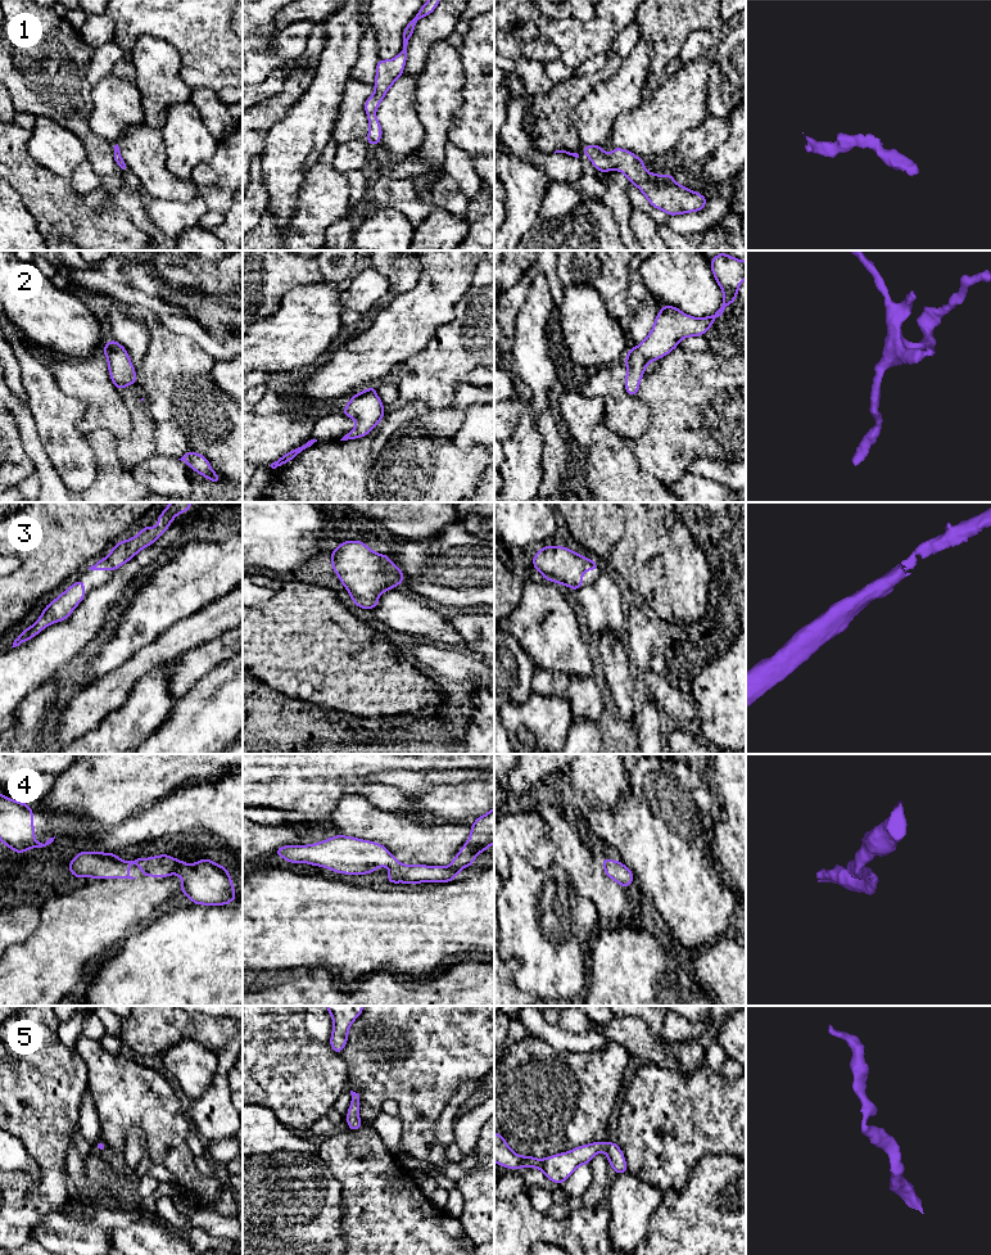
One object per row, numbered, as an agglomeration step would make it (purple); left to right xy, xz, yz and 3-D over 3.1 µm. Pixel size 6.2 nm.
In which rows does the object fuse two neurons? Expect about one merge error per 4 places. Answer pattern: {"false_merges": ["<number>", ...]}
{"false_merges": []}

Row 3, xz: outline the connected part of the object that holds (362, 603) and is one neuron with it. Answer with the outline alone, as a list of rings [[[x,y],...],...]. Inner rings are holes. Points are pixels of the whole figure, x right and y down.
[[[343,541],[331,551],[331,566],[361,609],[376,608],[377,596],[404,579],[403,572],[392,563],[390,556],[374,552],[363,541]]]

